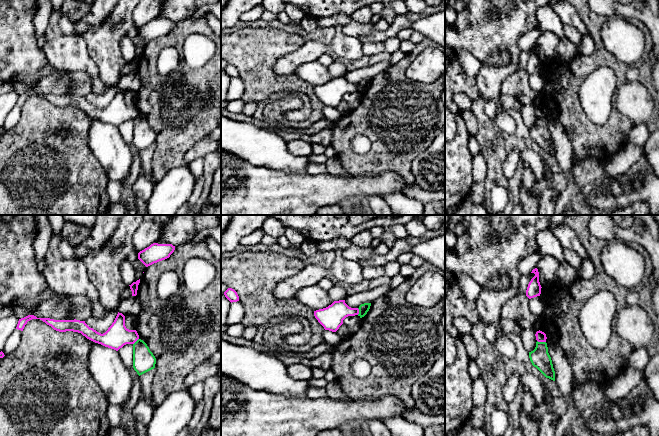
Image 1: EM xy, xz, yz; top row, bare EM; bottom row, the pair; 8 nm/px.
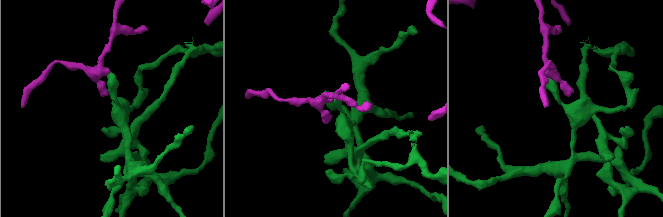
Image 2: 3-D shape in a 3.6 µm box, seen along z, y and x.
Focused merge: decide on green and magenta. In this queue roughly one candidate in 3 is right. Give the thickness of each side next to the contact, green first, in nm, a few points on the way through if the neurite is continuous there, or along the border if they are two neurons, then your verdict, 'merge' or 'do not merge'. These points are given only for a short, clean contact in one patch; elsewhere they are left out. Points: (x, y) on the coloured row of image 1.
160/80 nm | along yz (537, 340), (545, 342) | do not merge

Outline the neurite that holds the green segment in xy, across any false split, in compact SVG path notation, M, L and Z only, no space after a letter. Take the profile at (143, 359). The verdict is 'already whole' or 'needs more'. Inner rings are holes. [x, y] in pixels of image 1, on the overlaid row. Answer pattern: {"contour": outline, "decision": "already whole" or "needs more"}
{"contour": "M138 339L133 344L133 368L140 376L155 368L156 358L147 344Z", "decision": "already whole"}

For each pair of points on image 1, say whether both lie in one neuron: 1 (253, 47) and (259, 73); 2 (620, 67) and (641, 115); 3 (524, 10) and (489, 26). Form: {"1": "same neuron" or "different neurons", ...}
{"1": "same neuron", "2": "different neurons", "3": "same neuron"}

